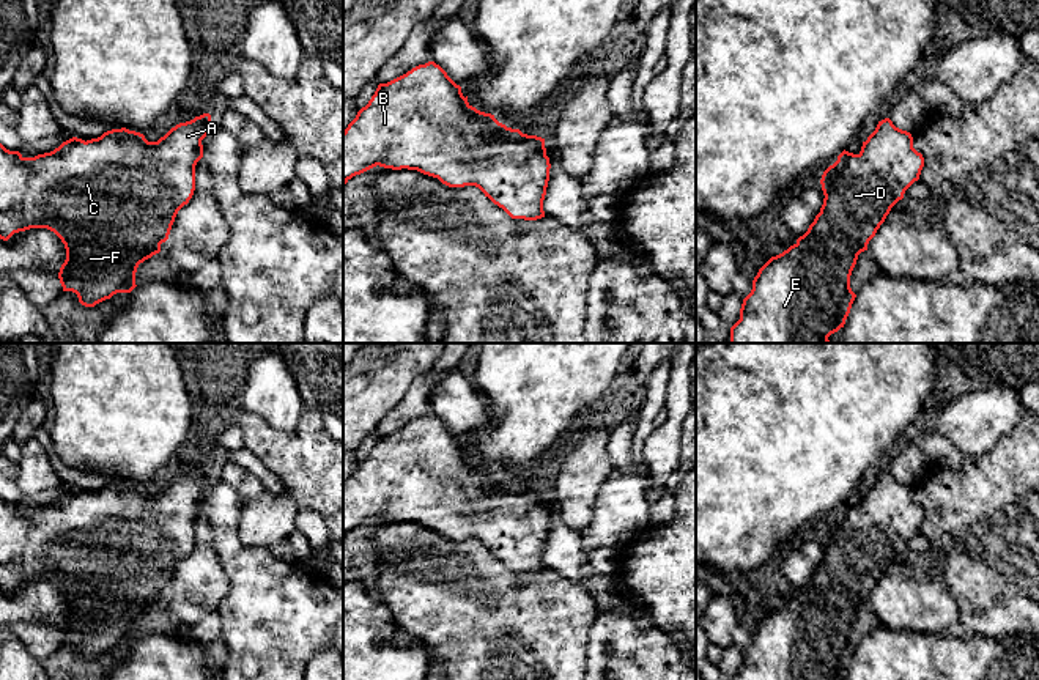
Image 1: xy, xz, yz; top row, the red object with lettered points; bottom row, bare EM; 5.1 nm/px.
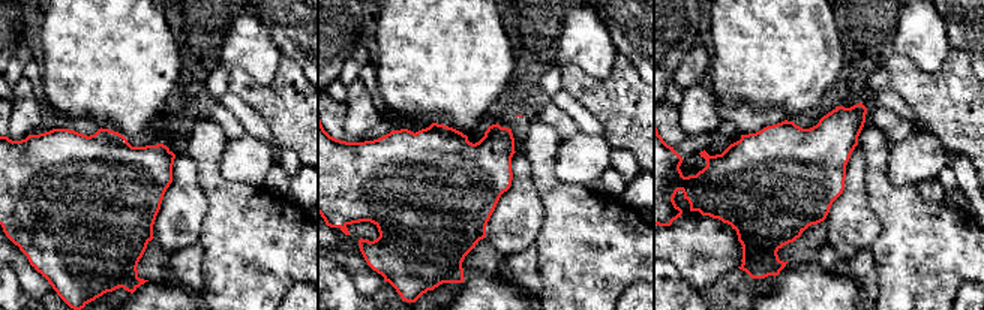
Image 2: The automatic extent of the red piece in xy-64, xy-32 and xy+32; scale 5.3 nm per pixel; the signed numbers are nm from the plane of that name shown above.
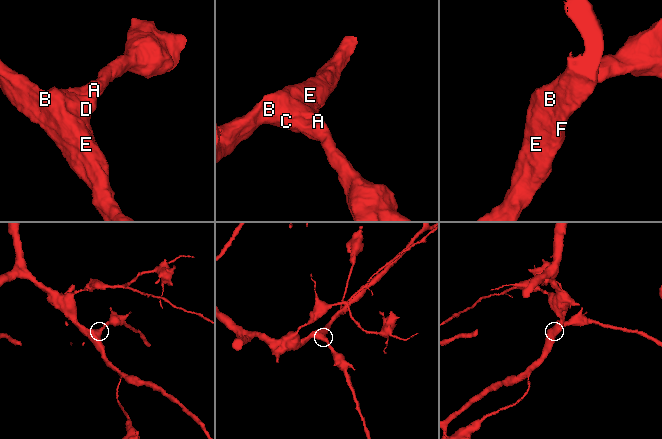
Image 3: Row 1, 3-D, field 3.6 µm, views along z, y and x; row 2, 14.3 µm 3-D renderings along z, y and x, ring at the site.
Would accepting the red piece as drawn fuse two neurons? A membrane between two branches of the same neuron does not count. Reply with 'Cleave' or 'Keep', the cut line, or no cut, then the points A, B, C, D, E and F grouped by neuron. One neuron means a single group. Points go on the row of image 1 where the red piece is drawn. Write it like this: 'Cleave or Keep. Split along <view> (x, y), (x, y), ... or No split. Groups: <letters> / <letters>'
Keep. No split. Groups: A B C D E F

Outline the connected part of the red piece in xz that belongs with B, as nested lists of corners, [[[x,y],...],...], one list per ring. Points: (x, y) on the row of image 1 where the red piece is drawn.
[[[434,61],[419,65],[387,83],[379,83],[368,104],[343,131],[343,186],[353,176],[376,165],[392,170],[417,170],[438,178],[449,187],[475,186],[512,219],[537,220],[545,217],[543,200],[551,168],[545,139],[507,128],[494,115],[472,107],[468,96],[463,96],[461,87]]]

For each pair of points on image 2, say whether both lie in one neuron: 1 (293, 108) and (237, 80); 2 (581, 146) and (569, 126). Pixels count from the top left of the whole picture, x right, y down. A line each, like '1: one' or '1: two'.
1: one
2: two

